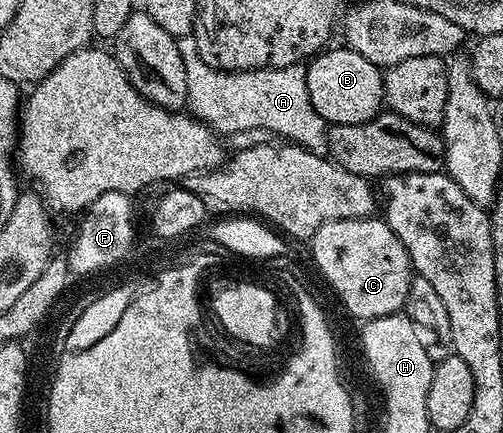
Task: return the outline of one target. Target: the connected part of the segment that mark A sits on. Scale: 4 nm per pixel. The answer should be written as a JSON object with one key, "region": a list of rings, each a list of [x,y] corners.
{"region":[[[193,35],[177,37],[177,41],[184,62],[189,115],[209,124],[218,134],[264,130],[283,141],[307,148],[320,157],[327,155],[328,125],[323,116],[316,114],[312,98],[308,98],[306,68],[302,64],[225,72],[208,66],[208,62],[200,58]]]}

